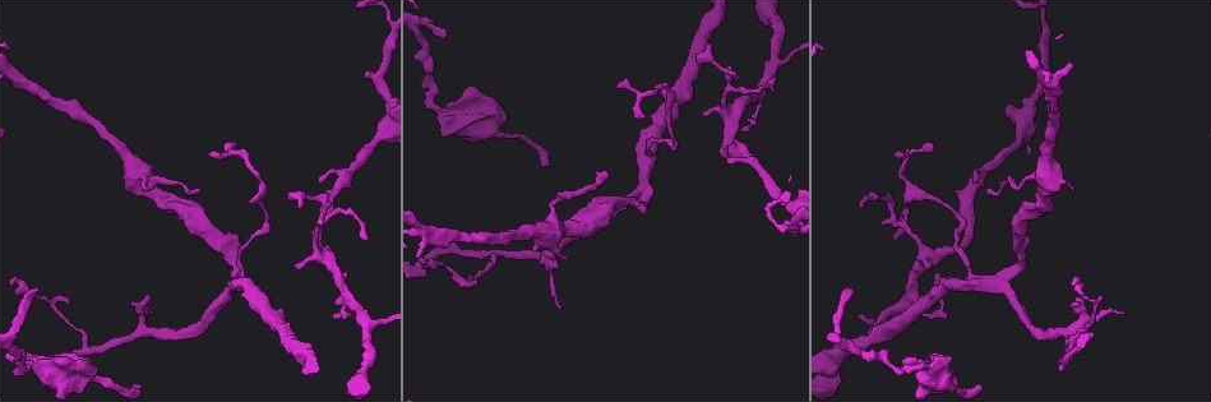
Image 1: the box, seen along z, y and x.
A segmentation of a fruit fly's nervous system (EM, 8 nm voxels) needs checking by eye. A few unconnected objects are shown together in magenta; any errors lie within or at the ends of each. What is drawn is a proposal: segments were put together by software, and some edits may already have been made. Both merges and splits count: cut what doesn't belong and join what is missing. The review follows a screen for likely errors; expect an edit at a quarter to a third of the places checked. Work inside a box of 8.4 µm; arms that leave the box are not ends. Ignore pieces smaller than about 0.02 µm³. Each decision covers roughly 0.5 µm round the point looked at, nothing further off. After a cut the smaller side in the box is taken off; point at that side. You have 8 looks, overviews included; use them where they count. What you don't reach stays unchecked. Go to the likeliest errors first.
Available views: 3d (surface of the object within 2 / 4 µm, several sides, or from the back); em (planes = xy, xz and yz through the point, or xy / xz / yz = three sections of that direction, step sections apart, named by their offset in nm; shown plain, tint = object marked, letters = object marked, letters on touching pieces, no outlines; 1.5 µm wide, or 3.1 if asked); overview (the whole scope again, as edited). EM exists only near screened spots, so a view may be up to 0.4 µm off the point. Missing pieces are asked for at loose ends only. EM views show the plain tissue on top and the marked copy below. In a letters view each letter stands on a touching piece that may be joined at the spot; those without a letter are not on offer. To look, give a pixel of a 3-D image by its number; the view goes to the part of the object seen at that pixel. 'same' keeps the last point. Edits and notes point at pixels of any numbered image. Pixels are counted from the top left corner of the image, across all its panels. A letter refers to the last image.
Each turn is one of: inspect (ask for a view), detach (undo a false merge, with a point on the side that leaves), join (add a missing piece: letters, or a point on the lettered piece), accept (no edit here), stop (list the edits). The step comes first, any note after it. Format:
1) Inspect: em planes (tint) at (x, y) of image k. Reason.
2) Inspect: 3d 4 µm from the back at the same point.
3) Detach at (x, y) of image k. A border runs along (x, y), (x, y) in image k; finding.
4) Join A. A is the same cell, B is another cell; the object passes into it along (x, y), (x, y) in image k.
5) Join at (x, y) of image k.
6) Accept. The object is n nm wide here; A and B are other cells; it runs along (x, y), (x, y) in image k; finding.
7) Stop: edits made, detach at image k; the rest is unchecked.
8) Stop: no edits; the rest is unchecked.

Inspect: 3d 4 µm from the back at (859, 206) of image 1. Free end.

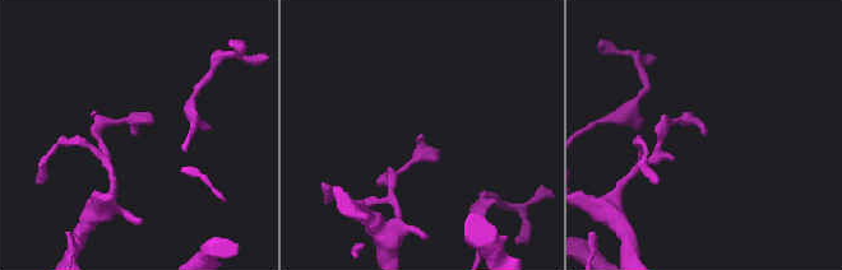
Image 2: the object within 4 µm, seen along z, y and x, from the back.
Inspect: em planes (letters) at (422, 136) of image 2.

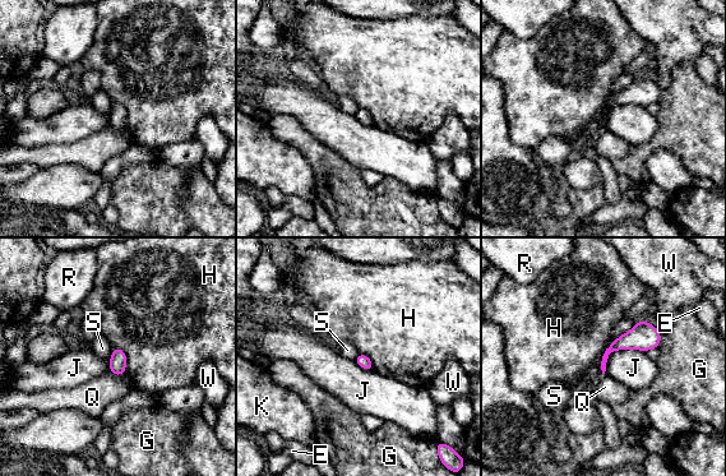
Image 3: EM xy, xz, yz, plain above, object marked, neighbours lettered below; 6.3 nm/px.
Accept. E, G, H, J, K, Q, R, S and W are other cells; a border runs along (638, 322), (606, 349), (601, 373) in image 3; no lettered piece goes on from it.

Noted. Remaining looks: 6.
Inspect: 3d 4 µm at (1015, 144) of image 1. Sudden change in width.

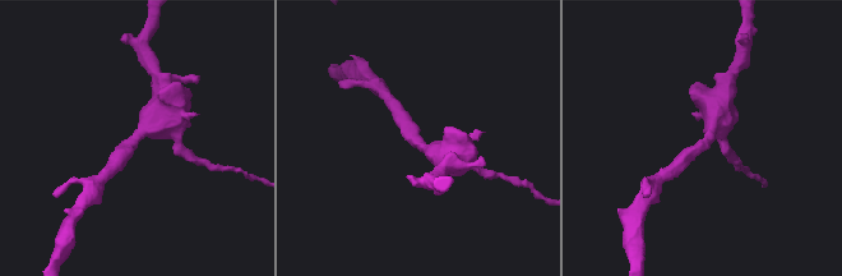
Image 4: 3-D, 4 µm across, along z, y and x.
Inspect: em planes (letters) at (707, 137) of image 4.

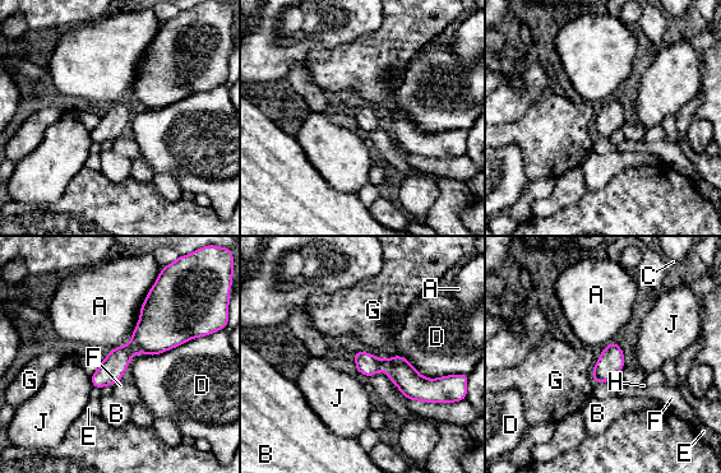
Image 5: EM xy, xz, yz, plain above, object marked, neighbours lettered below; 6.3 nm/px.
Accept. A, B, C, D, E, F, G, H and J are other cells; the arms are 190, 500 nm wide; all the same cell.

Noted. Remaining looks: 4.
Inspect: 3d 2 µm at (897, 371) of image 1. Thick turns thin.

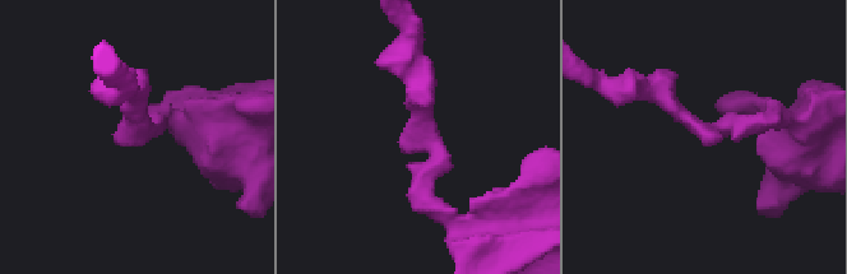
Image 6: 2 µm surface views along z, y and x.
Inspect: em xy step 8 (tint) at (148, 128) of image 6. The arms are 220, 260 nm wide.

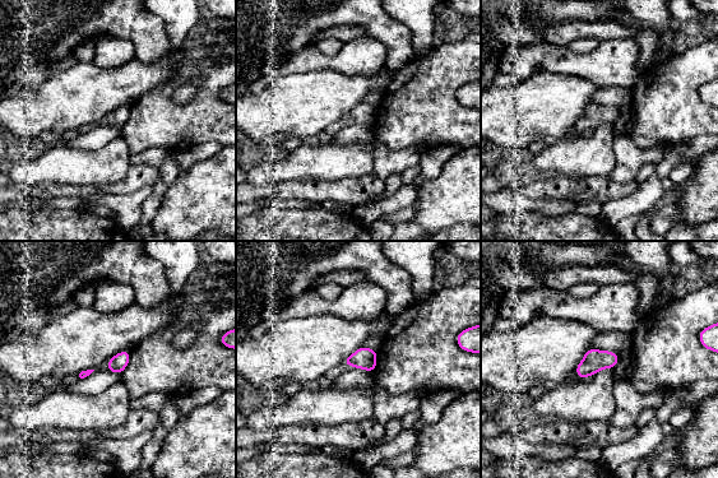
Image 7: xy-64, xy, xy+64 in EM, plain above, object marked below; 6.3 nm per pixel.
Inspect: em xy step 8 (letters) at the same point. See the neighbours.

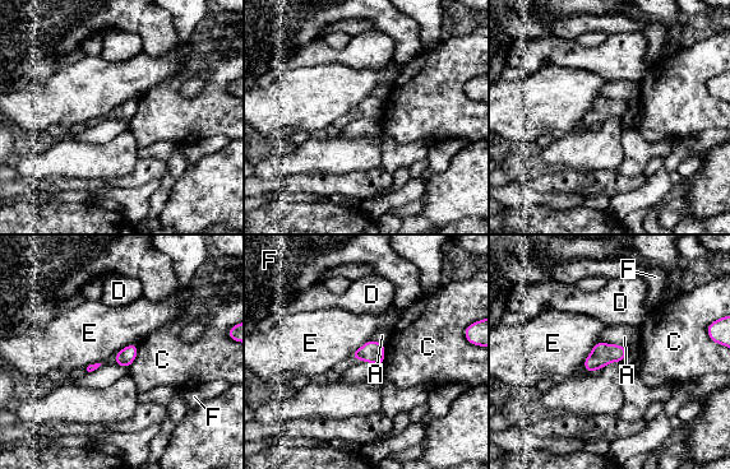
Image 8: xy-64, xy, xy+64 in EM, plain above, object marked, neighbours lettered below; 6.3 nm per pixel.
Accept. The object is 110 nm wide here; A, C, D, E and F are other cells; continuous, no second cell.

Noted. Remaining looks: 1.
Stop: no edits; the rest is unchecked.

